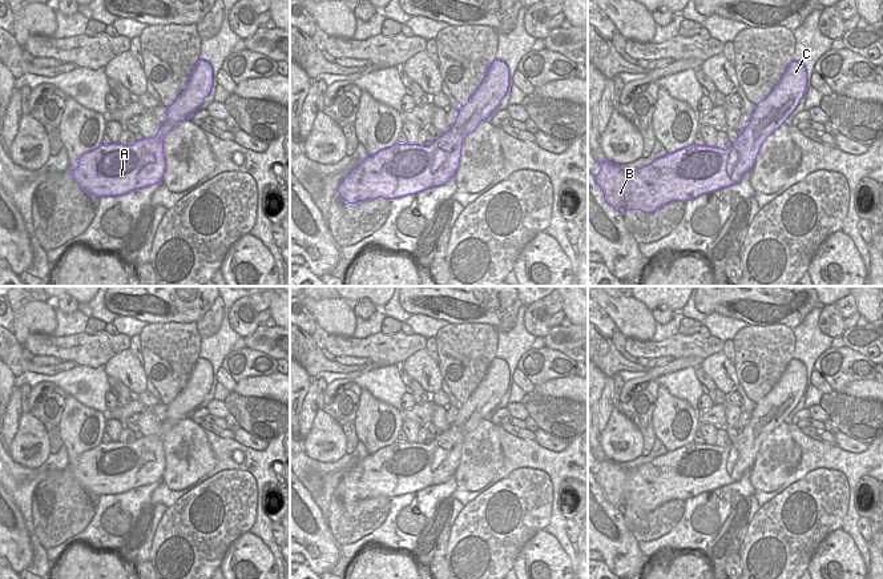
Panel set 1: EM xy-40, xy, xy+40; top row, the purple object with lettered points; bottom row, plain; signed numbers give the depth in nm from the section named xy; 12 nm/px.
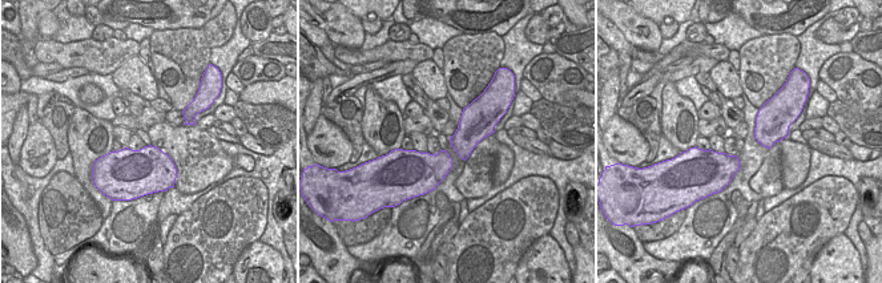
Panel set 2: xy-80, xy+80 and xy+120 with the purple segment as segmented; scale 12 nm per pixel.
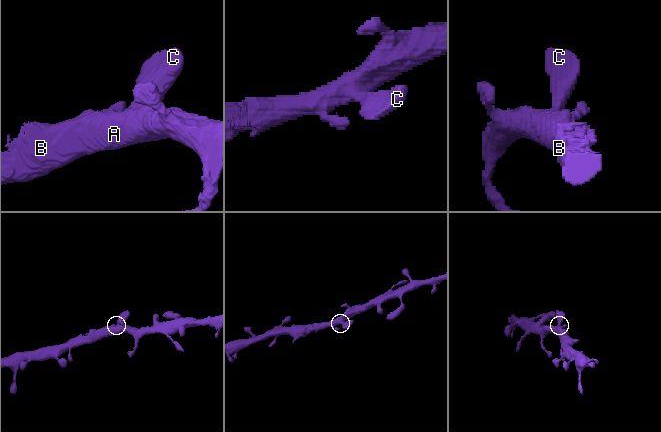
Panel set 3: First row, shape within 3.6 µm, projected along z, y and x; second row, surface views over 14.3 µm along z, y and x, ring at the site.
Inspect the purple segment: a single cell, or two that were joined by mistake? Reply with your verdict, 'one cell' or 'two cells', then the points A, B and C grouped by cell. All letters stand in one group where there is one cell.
one cell; groups A B C

